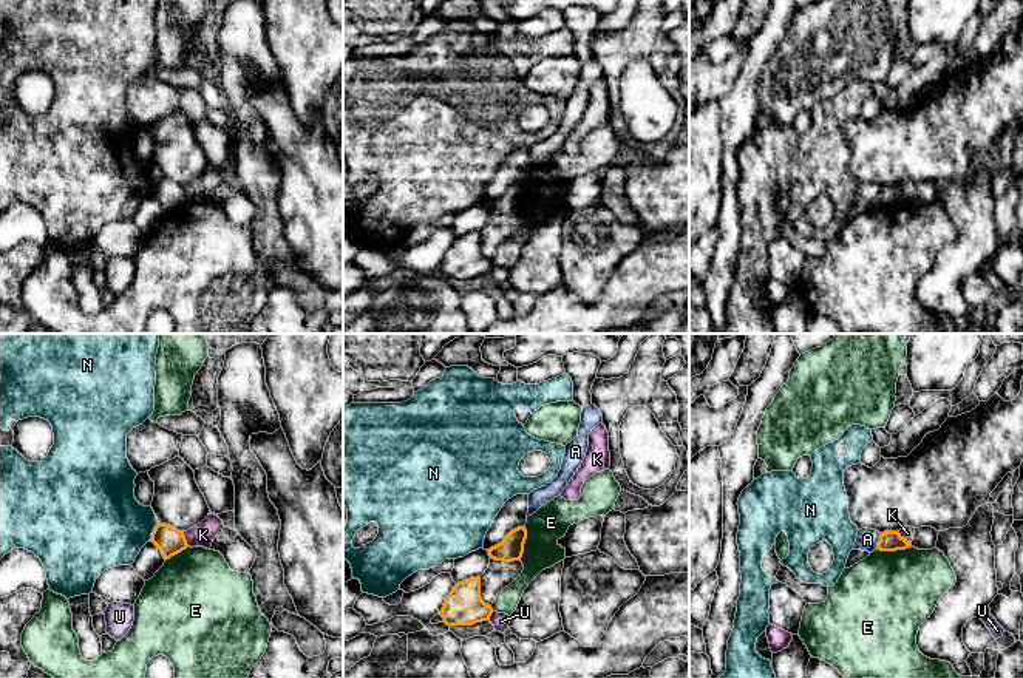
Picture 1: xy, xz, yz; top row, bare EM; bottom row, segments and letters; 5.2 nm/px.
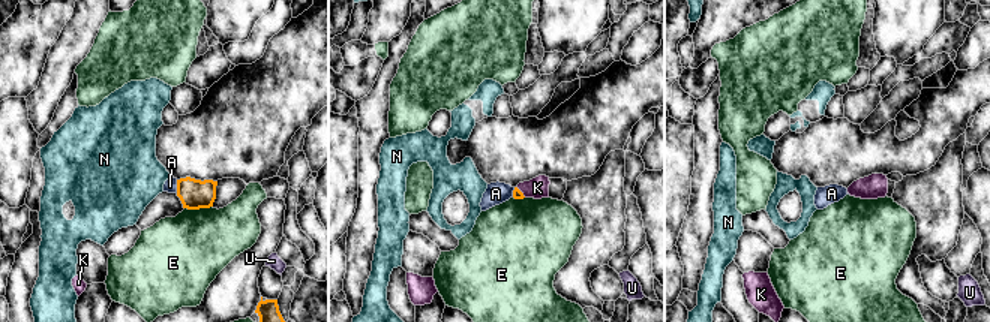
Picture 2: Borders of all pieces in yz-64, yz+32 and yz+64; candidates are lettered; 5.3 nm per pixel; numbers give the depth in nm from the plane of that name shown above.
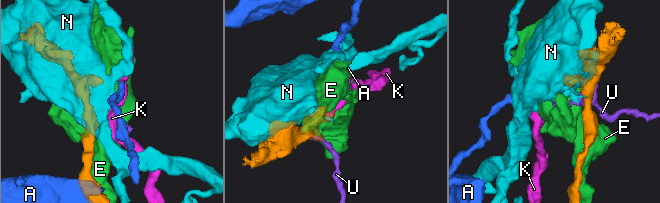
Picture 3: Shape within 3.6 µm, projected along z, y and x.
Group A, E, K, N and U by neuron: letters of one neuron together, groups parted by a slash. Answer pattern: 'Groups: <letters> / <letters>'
Groups: A / E / K / N / U

